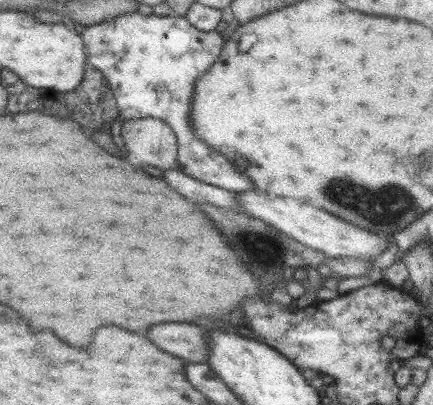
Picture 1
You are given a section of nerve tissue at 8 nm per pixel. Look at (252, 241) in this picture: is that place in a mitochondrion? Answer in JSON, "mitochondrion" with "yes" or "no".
{"mitochondrion":"yes"}

